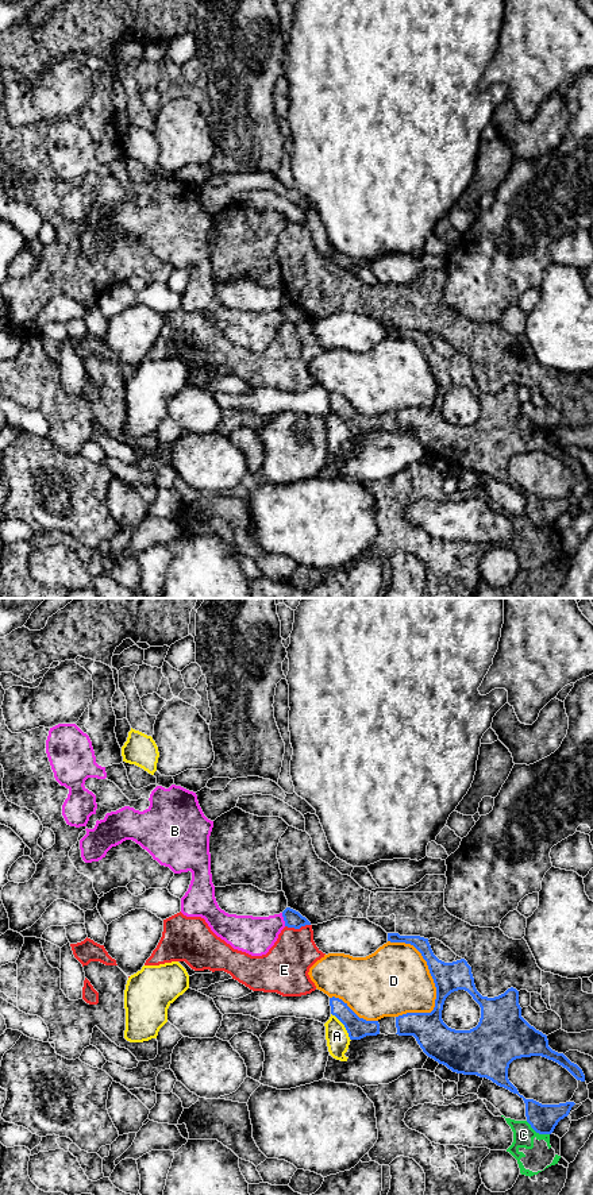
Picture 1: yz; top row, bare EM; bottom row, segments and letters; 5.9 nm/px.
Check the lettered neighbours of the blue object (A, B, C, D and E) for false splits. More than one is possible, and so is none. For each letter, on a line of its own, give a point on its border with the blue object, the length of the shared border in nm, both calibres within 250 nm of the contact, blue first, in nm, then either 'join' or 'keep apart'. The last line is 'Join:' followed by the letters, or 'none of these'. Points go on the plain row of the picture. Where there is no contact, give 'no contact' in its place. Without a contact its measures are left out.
A: yz (345, 421) | 200 nm | 130/140 nm | keep apart
B: yz (284, 315) | 80 nm | 100/220 nm | keep apart
C: yz (538, 527) | 170 nm | 170/130 nm | keep apart
D: yz (428, 362) | 500 nm | 180/420 nm | keep apart
E: yz (297, 323) | 150 nm | 100/280 nm | keep apart
Join: none of these

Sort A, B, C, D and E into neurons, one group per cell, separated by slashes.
A / B / C / D / E

